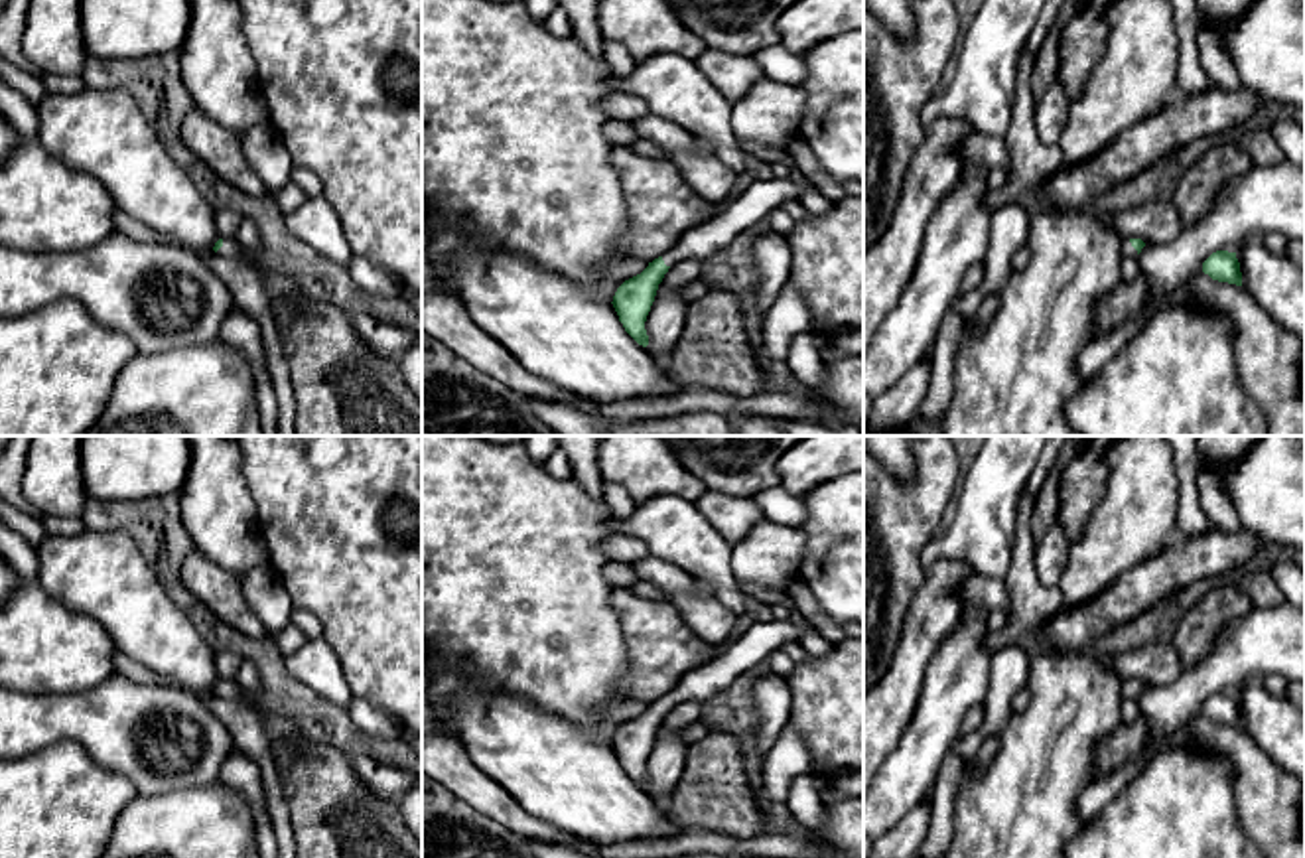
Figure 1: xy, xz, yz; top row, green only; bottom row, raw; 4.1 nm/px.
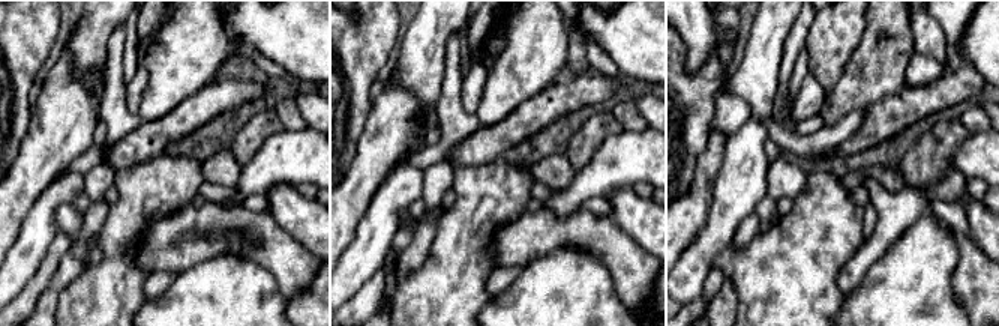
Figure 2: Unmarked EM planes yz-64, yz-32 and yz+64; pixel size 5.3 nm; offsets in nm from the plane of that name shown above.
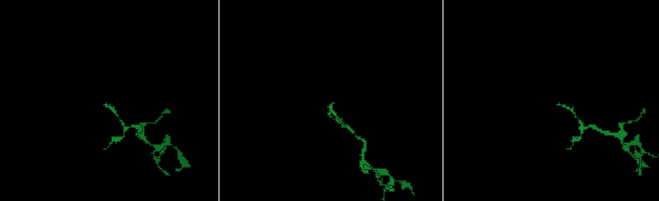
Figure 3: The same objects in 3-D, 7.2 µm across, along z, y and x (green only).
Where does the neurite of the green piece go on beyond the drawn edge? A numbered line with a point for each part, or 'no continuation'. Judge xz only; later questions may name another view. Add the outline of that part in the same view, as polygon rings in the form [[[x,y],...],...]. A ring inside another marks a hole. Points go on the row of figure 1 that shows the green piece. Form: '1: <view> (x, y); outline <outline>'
1: xz (763, 196); outline [[[796,178],[755,179],[727,209],[688,229],[678,243],[662,254],[666,266],[690,256],[706,256],[723,249],[743,231],[759,225],[765,217],[796,199],[802,185]]]

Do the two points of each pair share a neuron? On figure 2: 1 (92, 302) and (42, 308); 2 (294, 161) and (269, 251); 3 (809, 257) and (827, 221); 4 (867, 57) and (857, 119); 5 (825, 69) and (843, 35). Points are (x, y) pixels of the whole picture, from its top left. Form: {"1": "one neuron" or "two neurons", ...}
{"1": "two neurons", "2": "two neurons", "3": "one neuron", "4": "two neurons", "5": "one neuron"}

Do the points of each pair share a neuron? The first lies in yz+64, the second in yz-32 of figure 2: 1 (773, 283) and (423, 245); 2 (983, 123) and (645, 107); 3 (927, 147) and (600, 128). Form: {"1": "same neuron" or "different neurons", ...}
{"1": "different neurons", "2": "different neurons", "3": "same neuron"}

